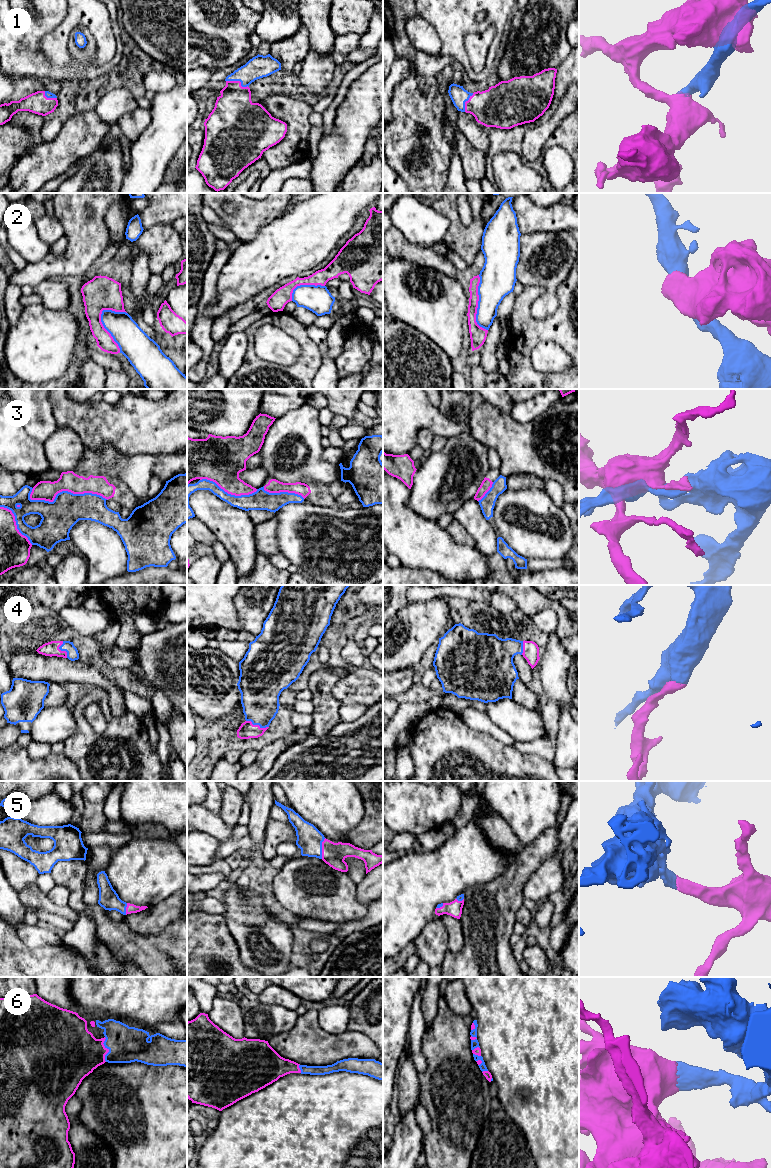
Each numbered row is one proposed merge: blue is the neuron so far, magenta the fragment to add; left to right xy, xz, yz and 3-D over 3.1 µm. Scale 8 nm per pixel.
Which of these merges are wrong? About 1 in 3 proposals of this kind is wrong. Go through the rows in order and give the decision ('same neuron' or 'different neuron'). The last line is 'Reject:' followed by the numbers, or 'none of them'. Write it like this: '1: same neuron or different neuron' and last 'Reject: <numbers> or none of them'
1: same neuron
2: different neuron
3: different neuron
4: same neuron
5: same neuron
6: same neuron
Reject: 2, 3

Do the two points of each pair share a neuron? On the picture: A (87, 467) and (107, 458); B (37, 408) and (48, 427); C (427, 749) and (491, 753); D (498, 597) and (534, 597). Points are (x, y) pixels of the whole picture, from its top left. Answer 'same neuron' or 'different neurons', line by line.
A: same neuron
B: same neuron
C: same neuron
D: different neurons

